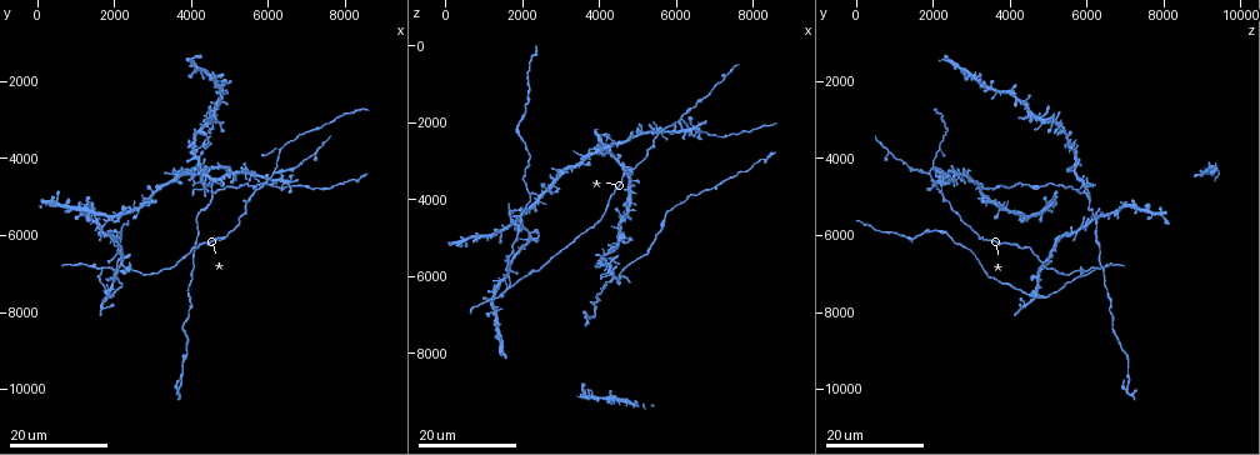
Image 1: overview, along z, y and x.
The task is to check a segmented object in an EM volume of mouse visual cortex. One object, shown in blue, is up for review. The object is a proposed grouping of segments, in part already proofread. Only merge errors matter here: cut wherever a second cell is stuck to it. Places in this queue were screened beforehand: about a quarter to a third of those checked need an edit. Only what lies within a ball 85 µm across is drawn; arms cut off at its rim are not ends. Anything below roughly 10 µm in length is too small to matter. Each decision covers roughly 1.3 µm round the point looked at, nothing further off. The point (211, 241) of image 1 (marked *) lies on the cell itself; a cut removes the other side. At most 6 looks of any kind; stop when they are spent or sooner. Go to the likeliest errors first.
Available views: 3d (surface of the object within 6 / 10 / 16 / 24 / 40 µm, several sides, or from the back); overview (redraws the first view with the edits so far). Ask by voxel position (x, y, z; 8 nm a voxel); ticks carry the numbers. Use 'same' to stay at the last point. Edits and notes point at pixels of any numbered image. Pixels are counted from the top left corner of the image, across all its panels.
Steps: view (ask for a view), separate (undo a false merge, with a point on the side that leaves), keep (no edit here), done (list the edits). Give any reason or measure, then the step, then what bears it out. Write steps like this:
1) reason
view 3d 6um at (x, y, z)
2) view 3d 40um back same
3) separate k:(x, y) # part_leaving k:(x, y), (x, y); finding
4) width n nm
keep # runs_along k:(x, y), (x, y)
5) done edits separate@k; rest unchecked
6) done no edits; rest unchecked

four arms meet
view 3d 16um at (1900, 7600, 4700)

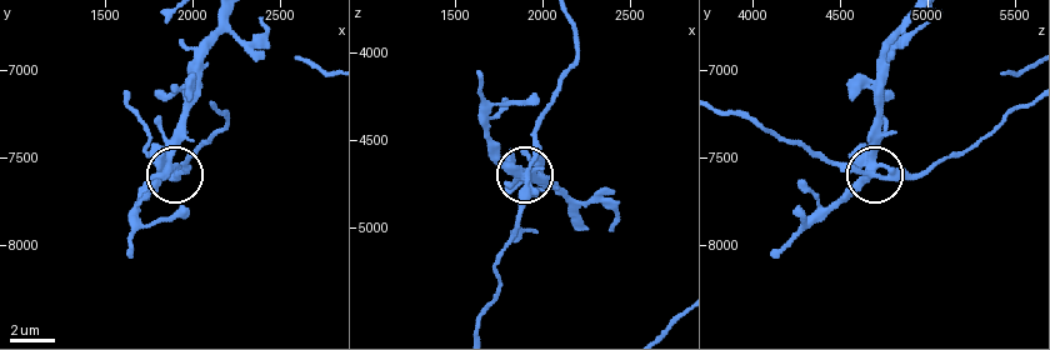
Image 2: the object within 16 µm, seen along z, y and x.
zoom in
view 3d 6um at (1900, 7580, 4680)

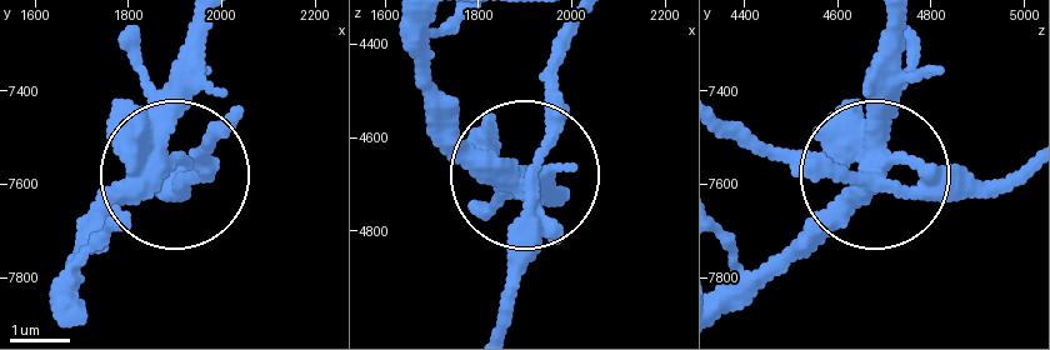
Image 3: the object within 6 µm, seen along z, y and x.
view 3d 6um back at (1895, 7580, 4670)

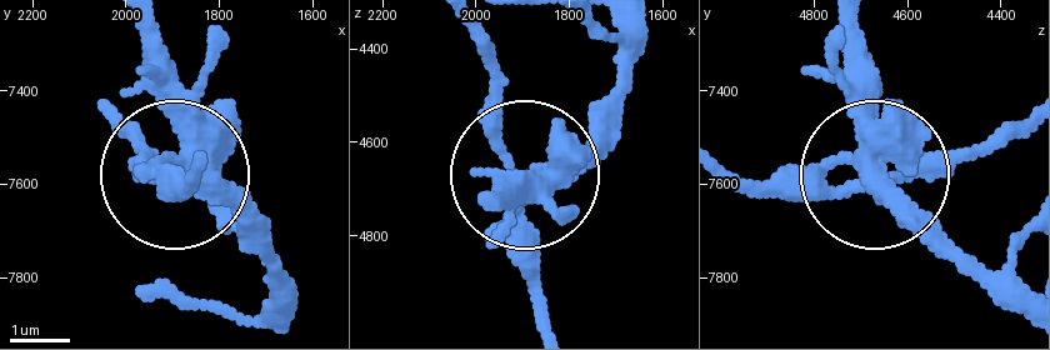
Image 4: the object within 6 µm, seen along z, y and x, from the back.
keep # runs_along 4:(539, 318), (504, 94), (480, 54); all the same cell

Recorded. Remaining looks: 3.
arms part here
view 3d 24um at (6050, 4550, 2000)

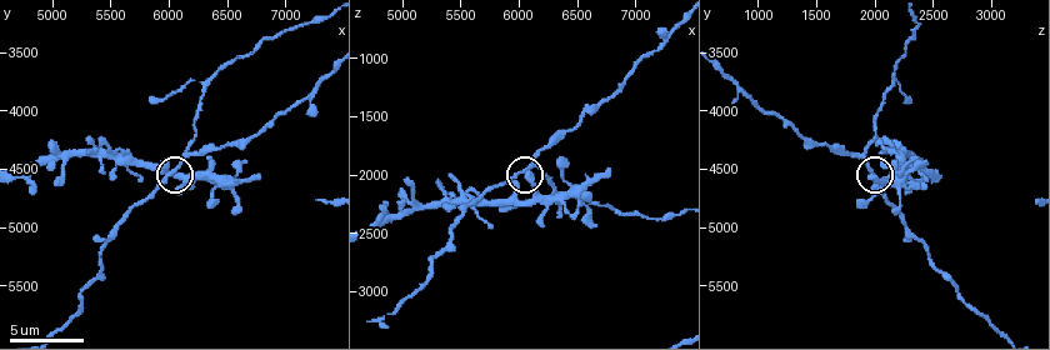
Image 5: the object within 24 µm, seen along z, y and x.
view 3d 6um at (5960, 4560, 2020)

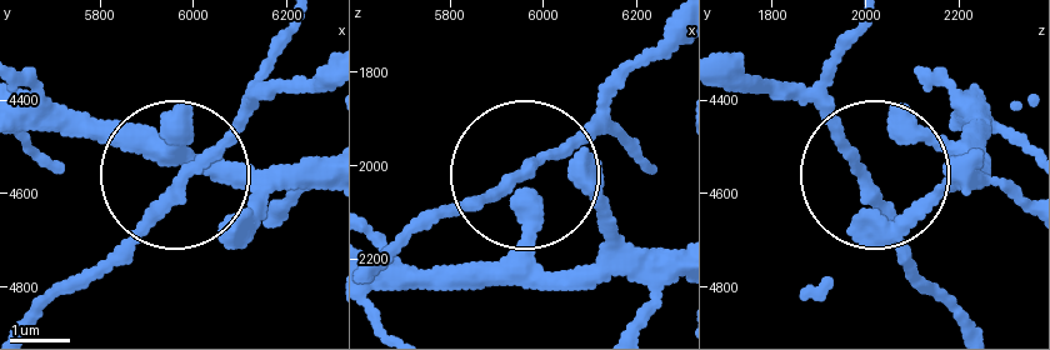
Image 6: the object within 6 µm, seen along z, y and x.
view 3d 6um back at (5985, 4565, 1995)

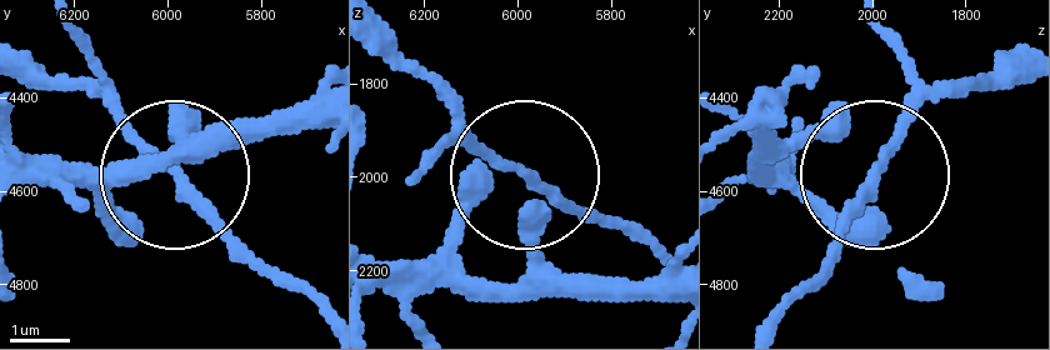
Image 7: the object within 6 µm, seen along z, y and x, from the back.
keep # runs_along 7:(316, 301), (96, 96); continuous, no second cell

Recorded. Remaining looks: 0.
done no edits; rest unchecked

